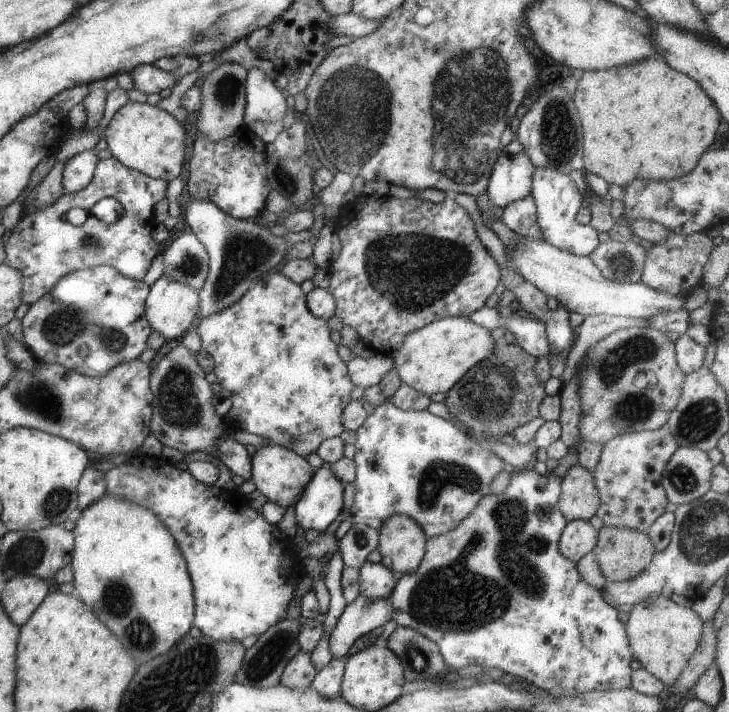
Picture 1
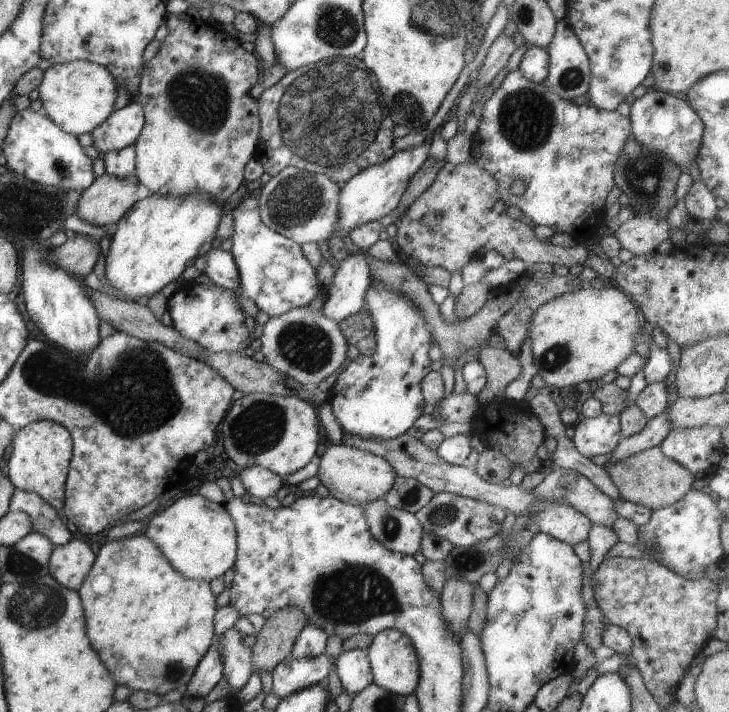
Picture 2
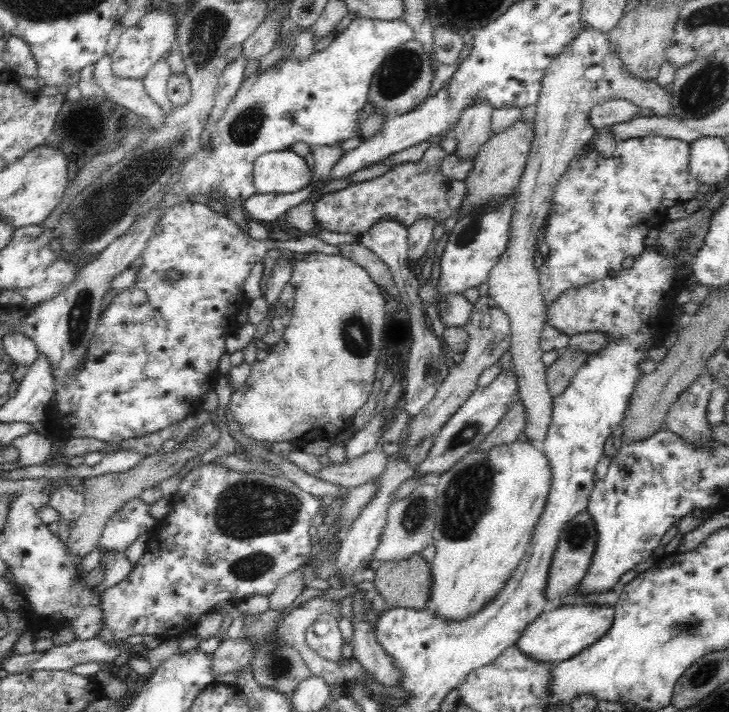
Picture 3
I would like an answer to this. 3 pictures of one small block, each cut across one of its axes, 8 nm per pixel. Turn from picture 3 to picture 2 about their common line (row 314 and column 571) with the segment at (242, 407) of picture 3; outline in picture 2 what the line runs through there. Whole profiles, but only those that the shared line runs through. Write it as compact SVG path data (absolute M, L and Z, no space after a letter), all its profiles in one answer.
M606 282L602 288L581 286L576 291L563 293L540 304L528 320L526 334L529 337L532 362L537 374L545 381L547 390L564 393L565 390L588 385L601 378L609 370L615 370L629 354L633 346L641 342L642 321L630 297L613 283Z

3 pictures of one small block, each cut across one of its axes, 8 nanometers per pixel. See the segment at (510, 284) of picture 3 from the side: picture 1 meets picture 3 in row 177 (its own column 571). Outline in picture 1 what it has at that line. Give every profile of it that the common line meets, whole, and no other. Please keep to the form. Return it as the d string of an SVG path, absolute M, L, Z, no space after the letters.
M585 520L566 522L558 538L559 552L571 562L576 562L595 546L597 533Z

